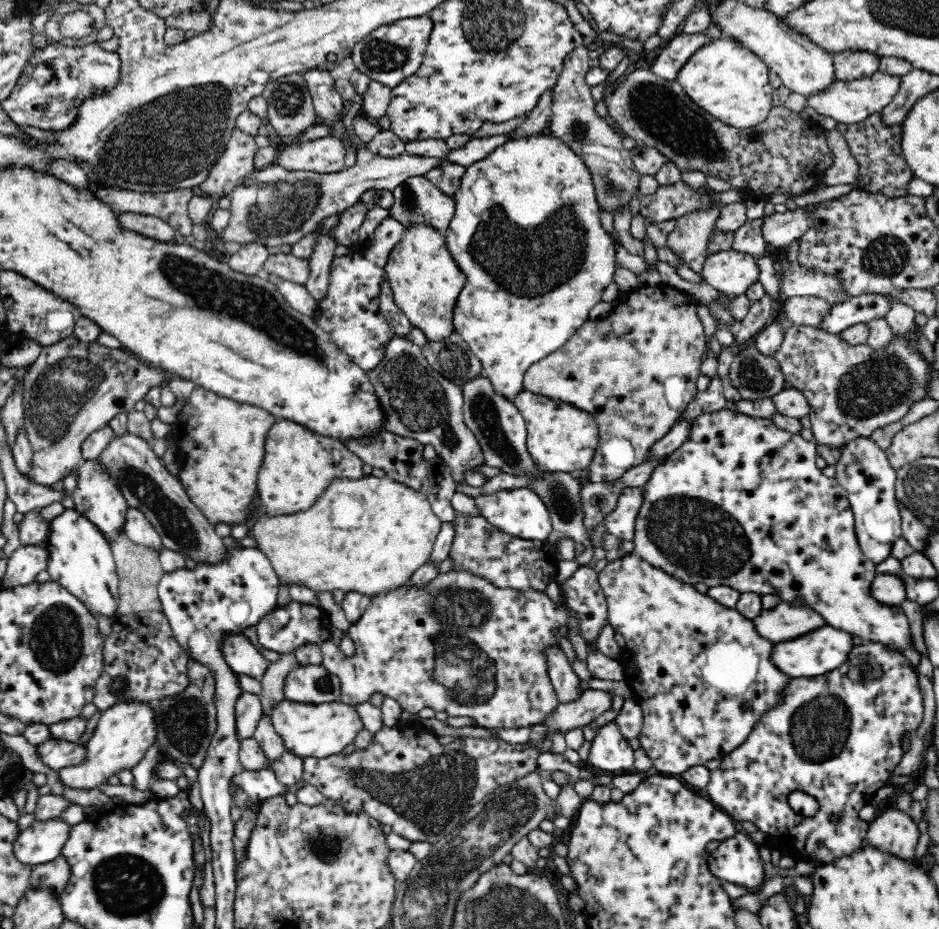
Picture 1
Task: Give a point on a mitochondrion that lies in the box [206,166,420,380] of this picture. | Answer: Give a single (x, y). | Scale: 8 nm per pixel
(277, 209)

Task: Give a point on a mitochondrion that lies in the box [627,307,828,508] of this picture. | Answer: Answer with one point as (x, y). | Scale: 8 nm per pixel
(752, 373)

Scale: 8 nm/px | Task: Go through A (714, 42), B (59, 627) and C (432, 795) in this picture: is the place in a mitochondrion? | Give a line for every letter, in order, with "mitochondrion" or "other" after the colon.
A: other
B: mitochondrion
C: mitochondrion

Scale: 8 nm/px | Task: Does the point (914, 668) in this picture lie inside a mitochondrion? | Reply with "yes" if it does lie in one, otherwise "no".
no

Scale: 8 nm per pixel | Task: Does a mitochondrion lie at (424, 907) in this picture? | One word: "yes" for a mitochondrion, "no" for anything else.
yes

